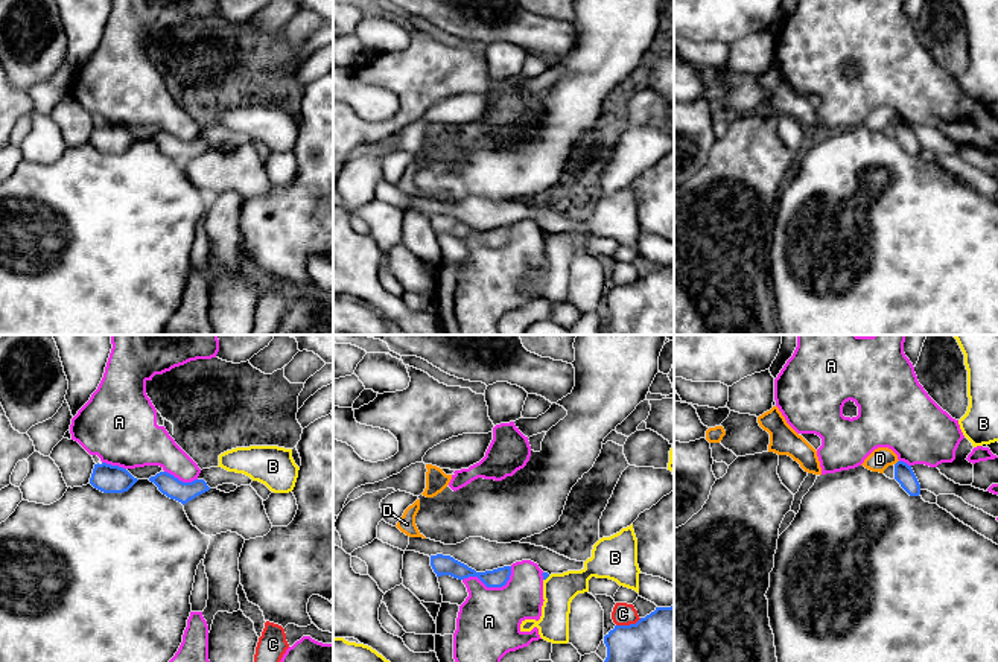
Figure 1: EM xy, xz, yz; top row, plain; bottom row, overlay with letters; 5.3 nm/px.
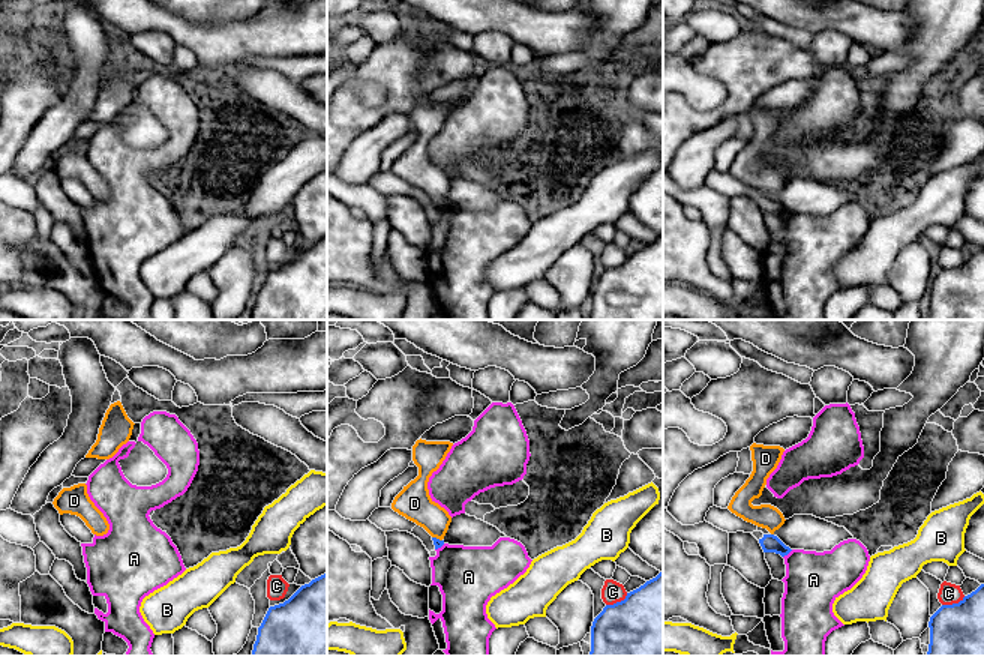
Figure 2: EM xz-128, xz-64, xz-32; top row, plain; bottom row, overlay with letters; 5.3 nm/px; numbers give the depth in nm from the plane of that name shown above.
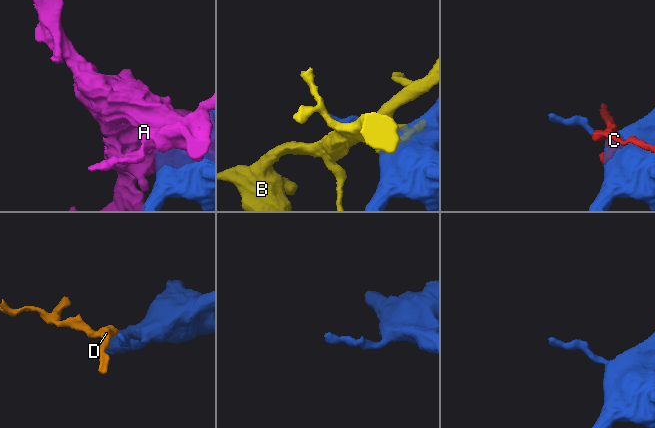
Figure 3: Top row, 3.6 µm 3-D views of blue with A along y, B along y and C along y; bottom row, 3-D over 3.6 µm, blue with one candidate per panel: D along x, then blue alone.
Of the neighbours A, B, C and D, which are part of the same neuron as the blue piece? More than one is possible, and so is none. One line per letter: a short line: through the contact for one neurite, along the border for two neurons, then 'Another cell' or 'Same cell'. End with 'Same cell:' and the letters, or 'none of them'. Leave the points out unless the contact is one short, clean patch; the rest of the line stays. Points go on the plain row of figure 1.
A: Another cell
B: Another cell
C: Another cell
D: Line: yz (898, 119), (895, 124). Another cell
Same cell: none of them

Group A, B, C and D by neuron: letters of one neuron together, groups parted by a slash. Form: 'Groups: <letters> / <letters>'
Groups: A / B / C / D

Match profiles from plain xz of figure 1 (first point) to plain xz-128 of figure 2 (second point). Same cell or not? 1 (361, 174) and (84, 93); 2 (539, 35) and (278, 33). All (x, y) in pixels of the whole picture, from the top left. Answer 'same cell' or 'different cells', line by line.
1: same cell
2: same cell

